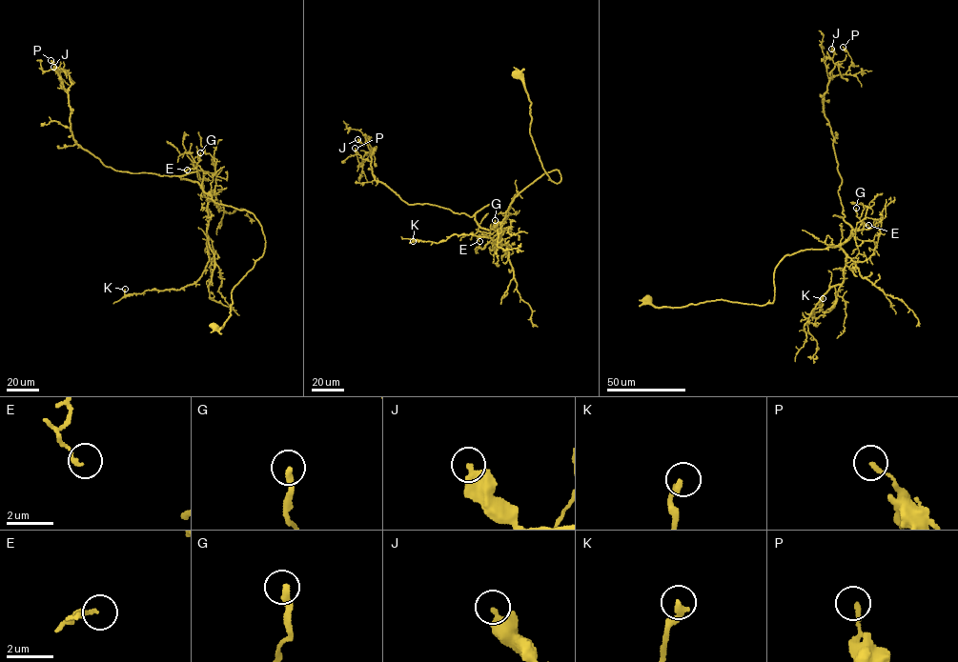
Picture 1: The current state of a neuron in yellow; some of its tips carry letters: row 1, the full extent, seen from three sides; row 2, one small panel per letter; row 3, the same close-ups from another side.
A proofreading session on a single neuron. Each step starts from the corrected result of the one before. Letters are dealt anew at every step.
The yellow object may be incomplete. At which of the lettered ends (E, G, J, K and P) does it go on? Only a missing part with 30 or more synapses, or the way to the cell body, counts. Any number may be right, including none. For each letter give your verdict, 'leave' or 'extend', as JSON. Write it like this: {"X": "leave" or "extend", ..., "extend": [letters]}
{"E": "leave", "G": "leave", "J": "leave", "K": "leave", "P": "leave", "extend": []}

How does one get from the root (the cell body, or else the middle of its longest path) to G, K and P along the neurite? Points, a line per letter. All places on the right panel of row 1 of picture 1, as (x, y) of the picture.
G: (647, 299), (659, 307), (720, 299), (770, 304), (774, 271), (782, 258), (843, 244), (863, 223), (856, 208)
K: (647, 299), (770, 304), (784, 257), (838, 246), (844, 282), (812, 318), (823, 298)
P: (647, 299), (770, 304), (784, 257), (852, 234), (823, 108), (828, 82), (851, 64), (843, 47)

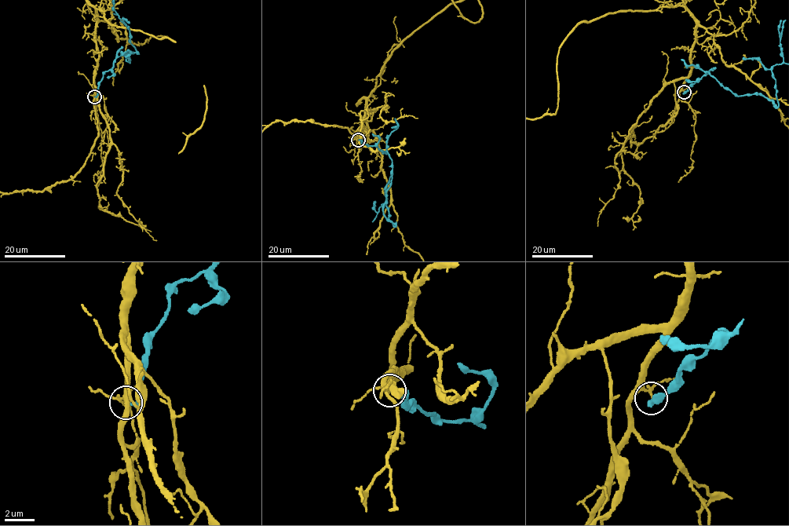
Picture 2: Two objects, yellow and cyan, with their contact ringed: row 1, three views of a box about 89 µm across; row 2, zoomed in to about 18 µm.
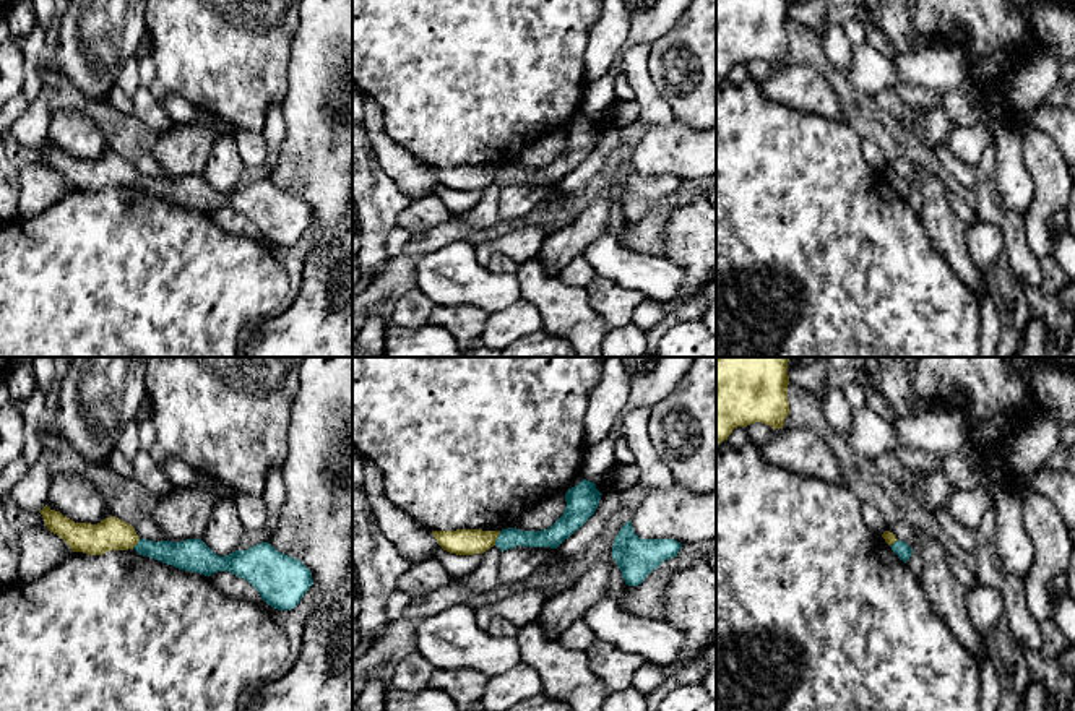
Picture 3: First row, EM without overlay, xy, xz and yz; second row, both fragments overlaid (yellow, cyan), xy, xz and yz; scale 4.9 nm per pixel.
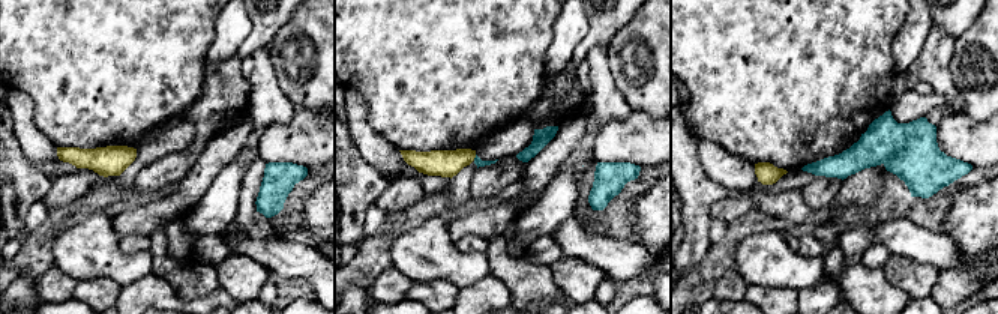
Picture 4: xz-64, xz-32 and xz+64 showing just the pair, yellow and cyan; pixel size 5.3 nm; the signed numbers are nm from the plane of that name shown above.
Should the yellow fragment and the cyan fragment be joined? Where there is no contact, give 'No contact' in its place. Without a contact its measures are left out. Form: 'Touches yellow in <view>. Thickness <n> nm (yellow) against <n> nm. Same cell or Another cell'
Touches yellow in xz. Thickness 130 nm (yellow) against 100 nm. Another cell

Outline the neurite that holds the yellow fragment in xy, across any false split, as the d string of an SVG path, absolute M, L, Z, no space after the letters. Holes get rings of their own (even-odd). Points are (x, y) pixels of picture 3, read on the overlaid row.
M47 505L39 513L47 529L62 537L73 552L102 555L109 550L133 549L140 541L135 528L115 516L91 524L75 523Z

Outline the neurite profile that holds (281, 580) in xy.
M140 539L133 549L140 555L205 576L229 571L248 581L261 599L278 610L297 607L313 584L312 571L300 560L278 552L270 542L224 557L216 555L201 539L180 542Z

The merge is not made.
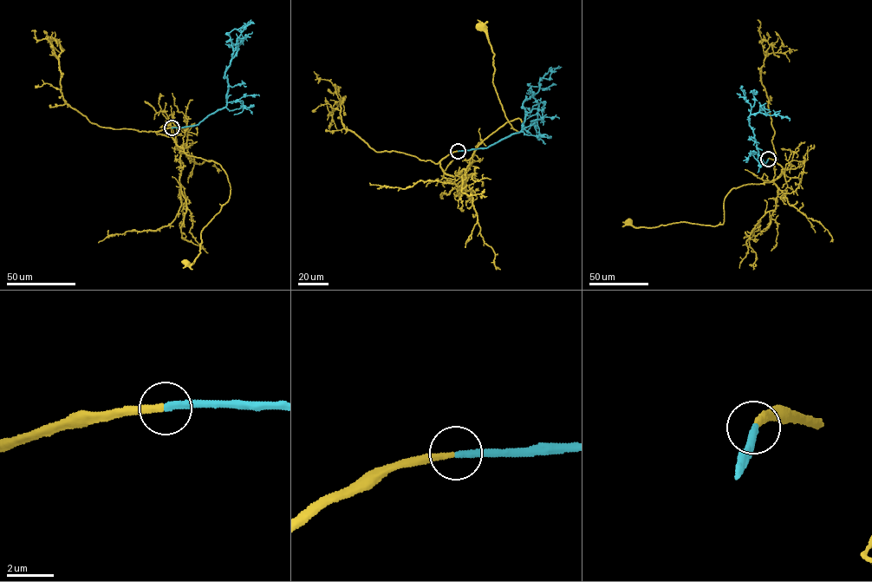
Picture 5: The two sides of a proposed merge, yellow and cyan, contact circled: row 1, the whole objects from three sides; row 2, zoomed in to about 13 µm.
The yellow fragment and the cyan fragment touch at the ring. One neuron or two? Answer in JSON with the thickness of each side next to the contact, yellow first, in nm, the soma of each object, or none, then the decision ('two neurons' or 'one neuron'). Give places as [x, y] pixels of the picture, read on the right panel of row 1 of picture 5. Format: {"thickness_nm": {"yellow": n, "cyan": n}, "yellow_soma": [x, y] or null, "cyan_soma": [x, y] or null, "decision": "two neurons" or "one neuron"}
{"thickness_nm": {"yellow": 280, "cyan": 320}, "yellow_soma": [628, 222], "cyan_soma": null, "decision": "one neuron"}

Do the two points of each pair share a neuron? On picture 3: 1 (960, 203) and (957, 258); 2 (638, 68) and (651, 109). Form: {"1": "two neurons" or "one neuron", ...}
{"1": "two neurons", "2": "one neuron"}

